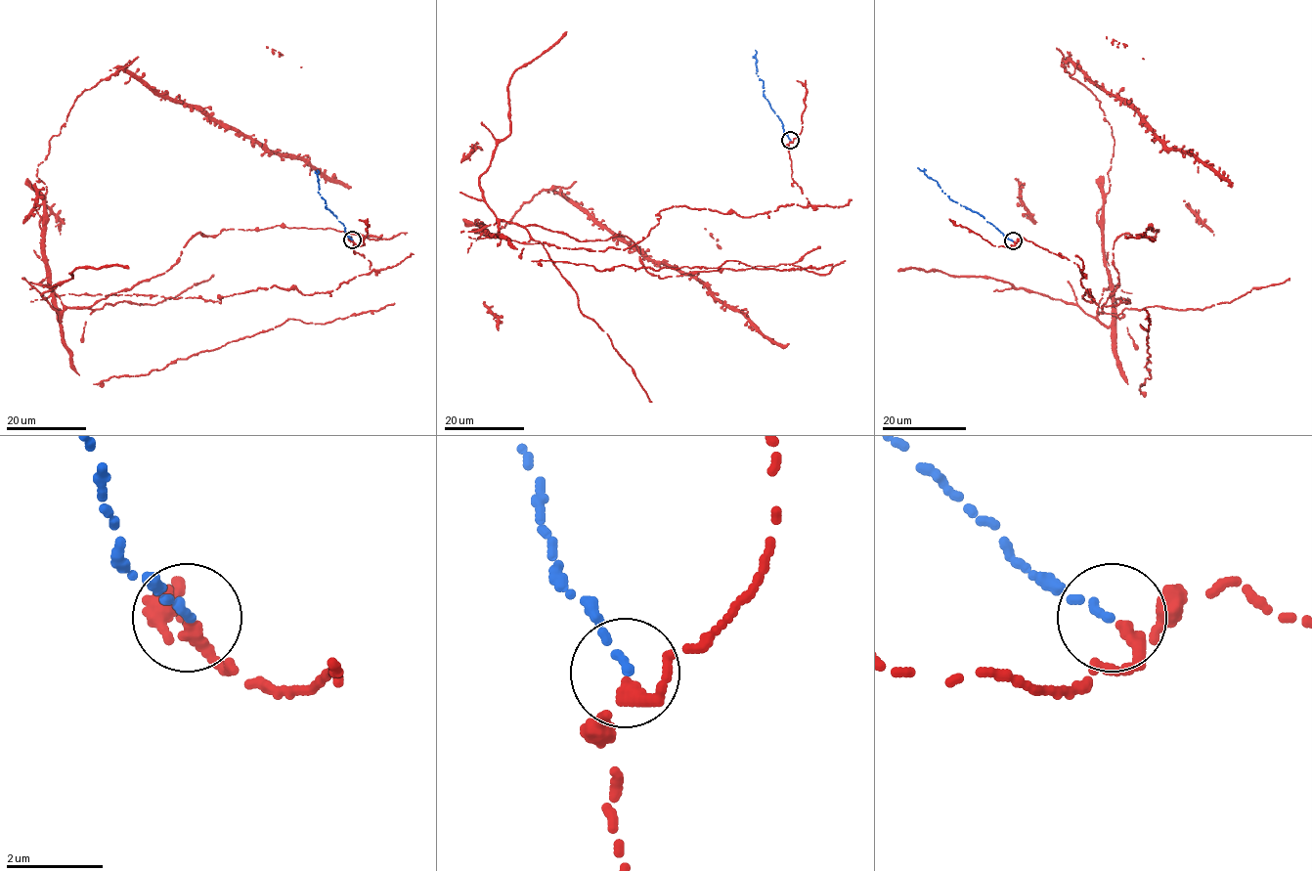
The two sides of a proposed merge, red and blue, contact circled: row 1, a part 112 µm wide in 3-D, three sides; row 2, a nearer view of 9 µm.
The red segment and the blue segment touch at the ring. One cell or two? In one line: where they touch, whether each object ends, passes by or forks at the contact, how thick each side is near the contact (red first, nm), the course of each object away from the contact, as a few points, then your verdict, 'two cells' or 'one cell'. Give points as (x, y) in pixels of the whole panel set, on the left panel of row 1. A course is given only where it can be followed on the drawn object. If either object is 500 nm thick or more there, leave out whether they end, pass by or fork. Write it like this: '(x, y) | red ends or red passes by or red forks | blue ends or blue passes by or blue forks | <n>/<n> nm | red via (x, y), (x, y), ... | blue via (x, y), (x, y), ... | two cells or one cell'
(352, 239) | red passes by | blue ends | 240/160 nm | red via (351, 239), (371, 271), (332, 290), (57, 295), (37, 173), (74, 100), (126, 69), (350, 187) | blue via (351, 239), (343, 225), (327, 209), (326, 200), (319, 193), (318, 170) | one cell

